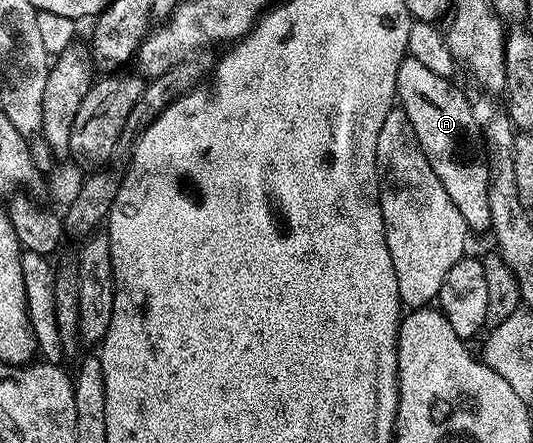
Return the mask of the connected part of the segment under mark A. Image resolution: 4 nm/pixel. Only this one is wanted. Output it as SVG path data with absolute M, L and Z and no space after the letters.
M406 59L398 67L396 76L396 101L402 111L406 111L406 119L414 127L414 135L426 155L430 159L430 167L438 179L442 179L442 187L446 187L446 195L454 199L454 207L462 211L462 219L468 224L473 234L491 230L490 219L490 171L488 170L488 152L484 150L484 138L480 136L478 123L474 123L474 111L469 94L463 93L449 78L429 71L423 63Z

